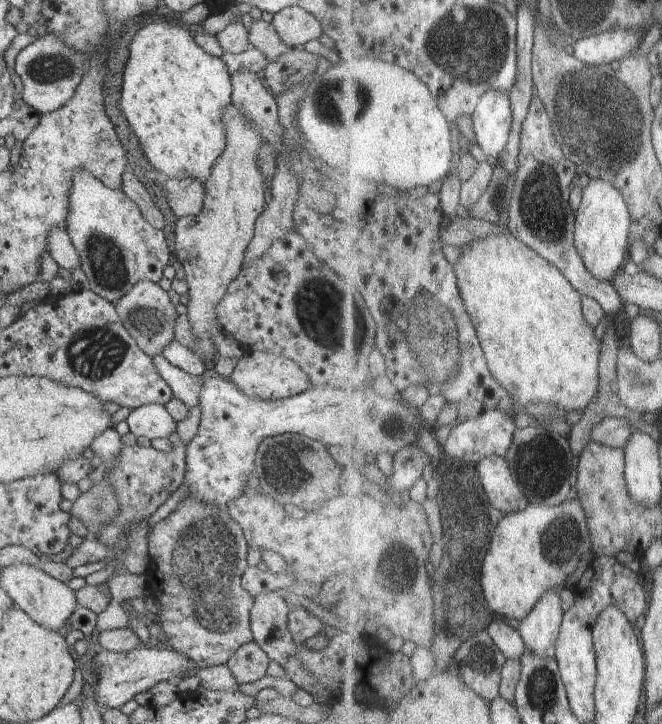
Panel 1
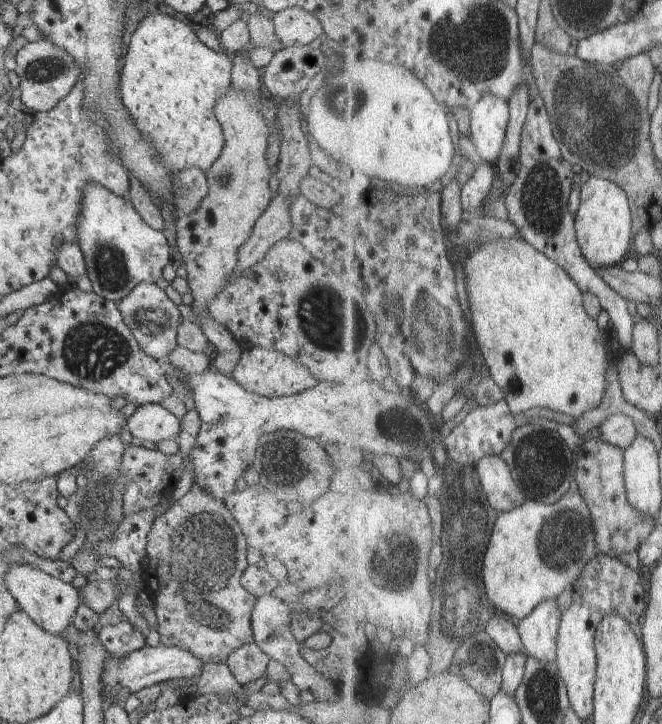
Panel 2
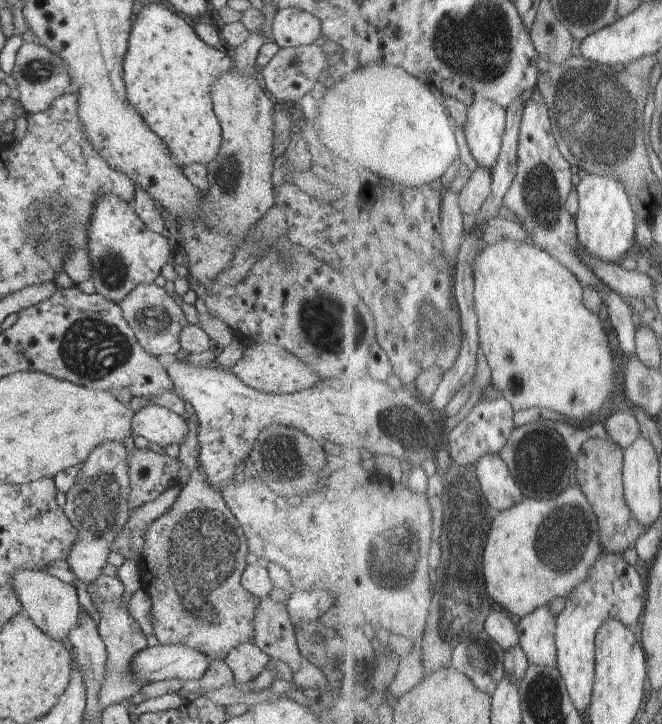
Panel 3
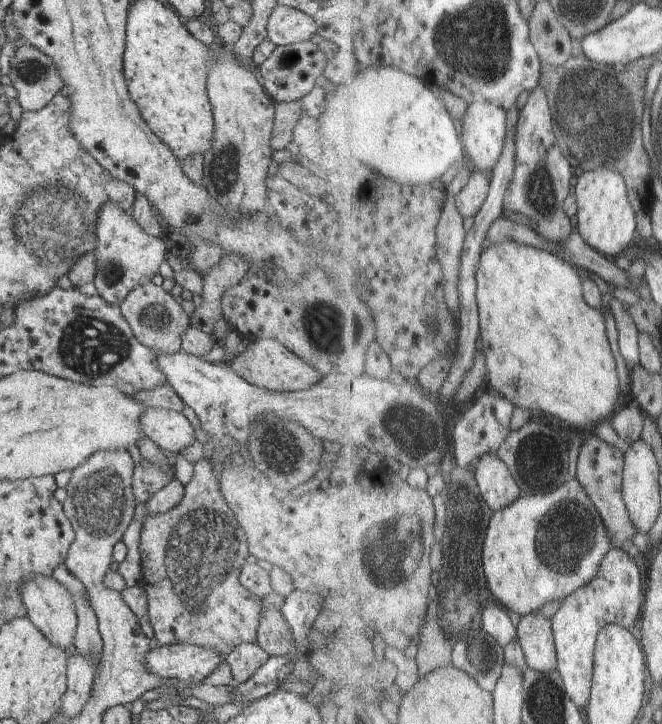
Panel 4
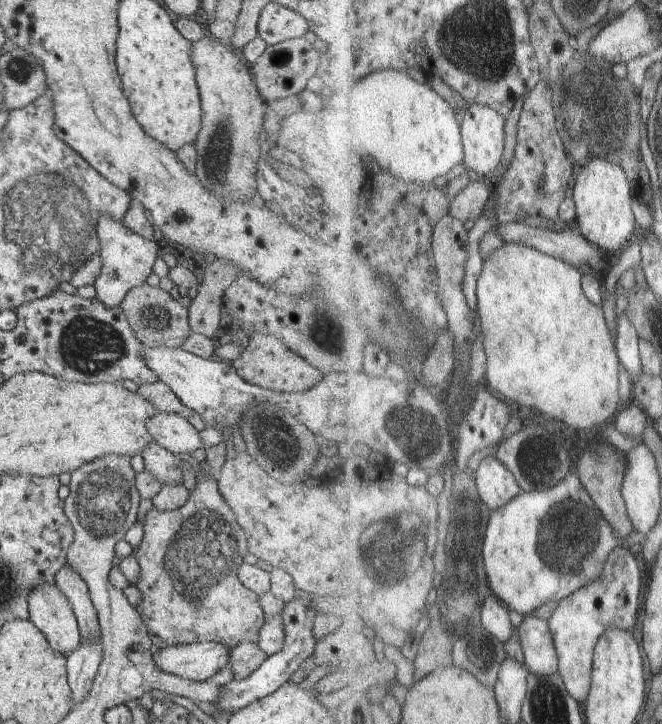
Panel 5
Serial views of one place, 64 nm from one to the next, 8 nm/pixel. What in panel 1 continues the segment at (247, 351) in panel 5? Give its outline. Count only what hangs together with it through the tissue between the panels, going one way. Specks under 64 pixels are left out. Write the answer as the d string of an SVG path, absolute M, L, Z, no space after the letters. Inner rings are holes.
M251 352L237 360L231 374L227 377L249 398L257 400L281 400L285 397L295 396L311 387L307 376L301 372L297 364L280 356L273 356L266 352Z

